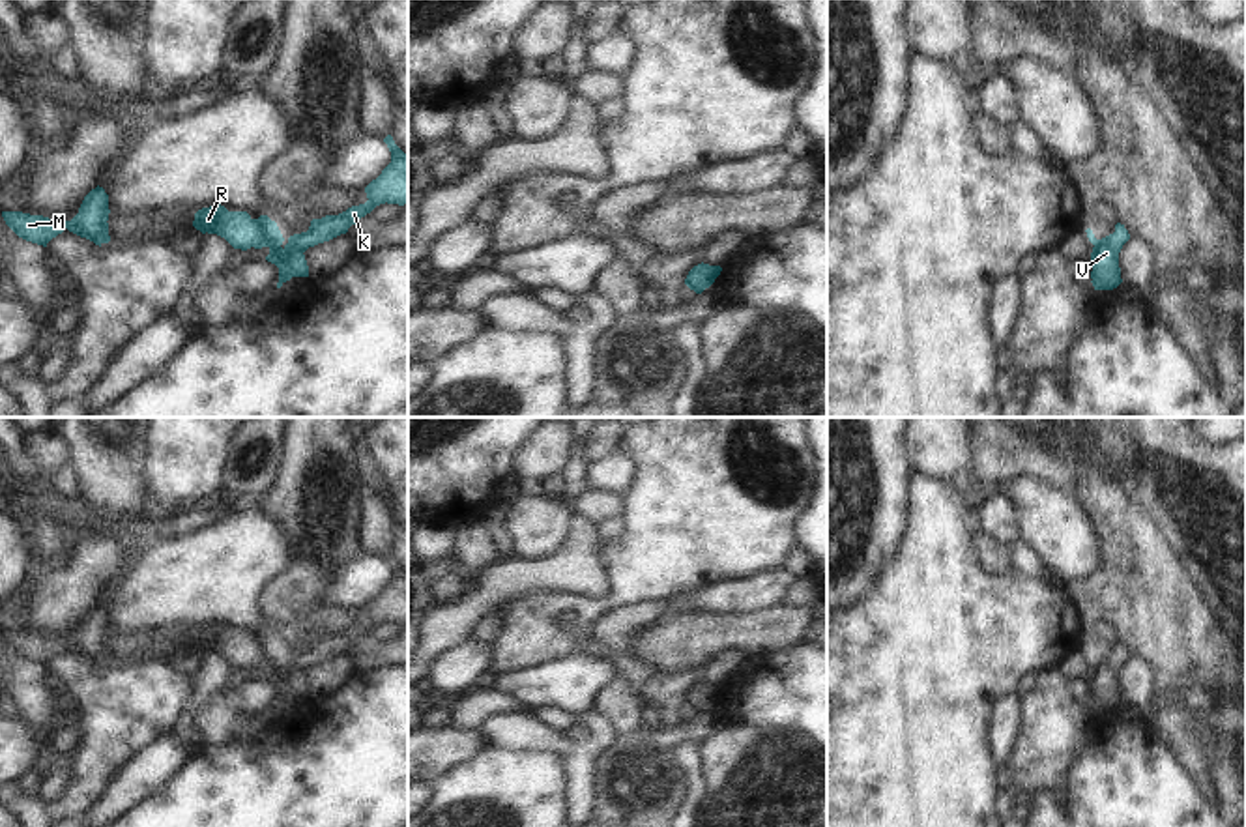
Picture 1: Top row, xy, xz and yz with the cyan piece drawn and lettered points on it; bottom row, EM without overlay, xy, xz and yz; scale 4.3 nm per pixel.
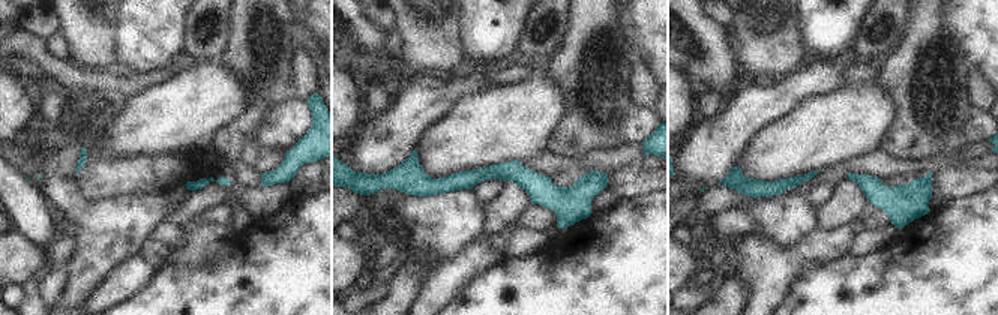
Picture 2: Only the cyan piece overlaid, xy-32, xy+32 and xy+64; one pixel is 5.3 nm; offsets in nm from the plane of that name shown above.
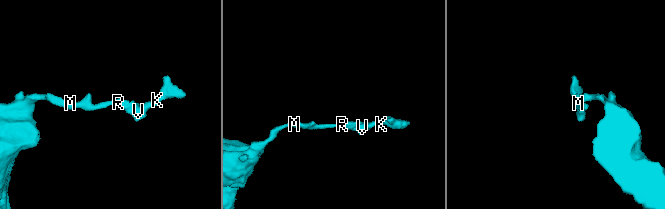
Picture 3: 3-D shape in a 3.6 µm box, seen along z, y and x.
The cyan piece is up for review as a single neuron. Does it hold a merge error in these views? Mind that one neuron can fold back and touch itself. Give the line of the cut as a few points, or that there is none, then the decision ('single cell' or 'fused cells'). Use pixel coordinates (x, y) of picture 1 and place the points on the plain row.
no cut; single cell

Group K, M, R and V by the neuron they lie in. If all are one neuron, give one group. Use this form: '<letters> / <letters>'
K M R V

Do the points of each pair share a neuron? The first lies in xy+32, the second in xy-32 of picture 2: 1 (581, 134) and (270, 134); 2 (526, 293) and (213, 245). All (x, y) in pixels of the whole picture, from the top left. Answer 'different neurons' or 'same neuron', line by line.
1: different neurons
2: different neurons

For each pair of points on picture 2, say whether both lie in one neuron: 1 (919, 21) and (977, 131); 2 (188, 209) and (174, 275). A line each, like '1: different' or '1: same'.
1: different
2: different

